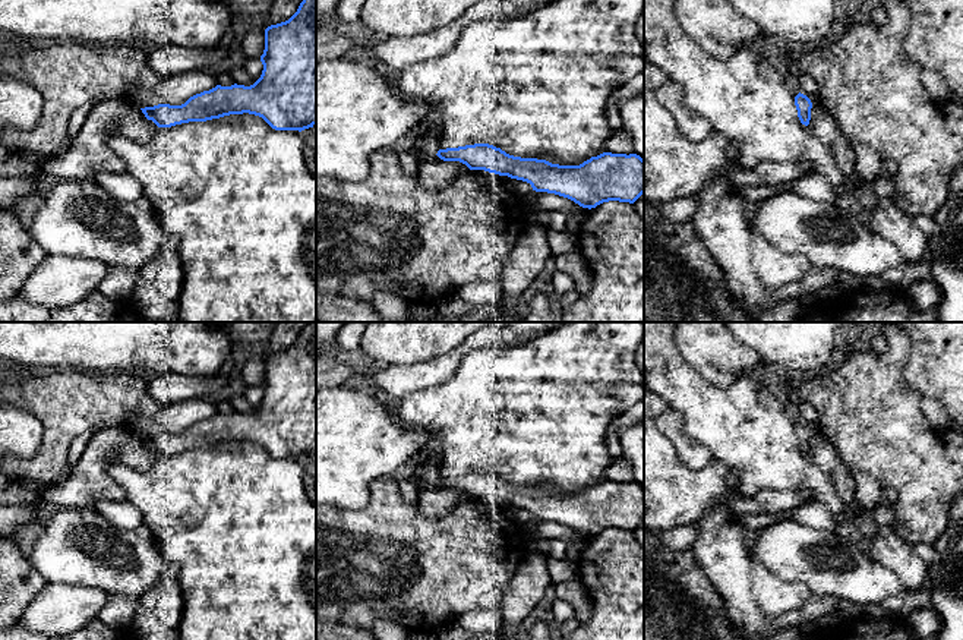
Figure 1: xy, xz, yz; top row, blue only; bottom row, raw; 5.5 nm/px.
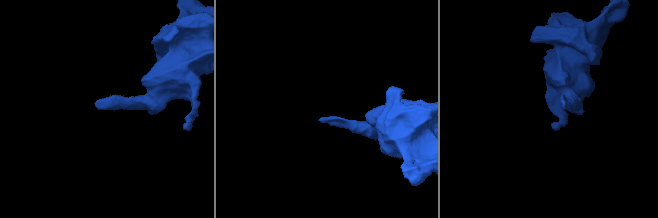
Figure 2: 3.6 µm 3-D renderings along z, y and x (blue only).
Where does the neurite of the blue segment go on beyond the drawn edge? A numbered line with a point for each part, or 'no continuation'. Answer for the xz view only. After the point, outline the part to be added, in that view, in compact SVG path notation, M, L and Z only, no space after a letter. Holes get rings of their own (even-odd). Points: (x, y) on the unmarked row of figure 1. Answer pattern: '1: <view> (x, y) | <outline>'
1: xz (428, 472) | M420 454L416 458L417 470L414 473L414 479L423 489L433 488L441 477L441 467L436 458L427 458Z

